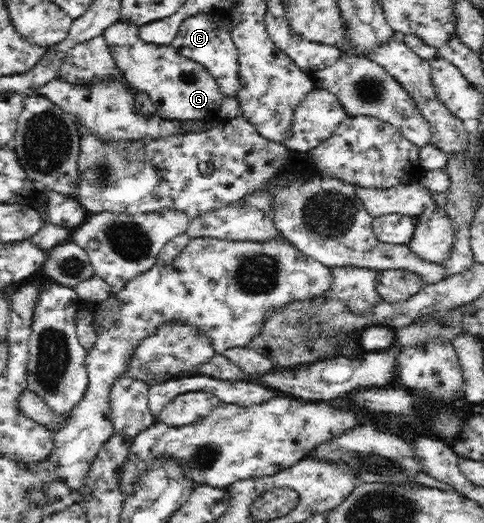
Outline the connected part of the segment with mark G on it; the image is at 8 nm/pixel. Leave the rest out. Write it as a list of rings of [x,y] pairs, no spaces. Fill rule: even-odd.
[[[125,19],[108,26],[102,32],[102,39],[108,44],[117,66],[127,81],[133,87],[147,92],[152,97],[161,119],[214,121],[219,118],[220,107],[225,95],[217,79],[211,76],[204,66],[179,54],[171,45],[157,45],[144,41],[141,38],[139,27]]]

